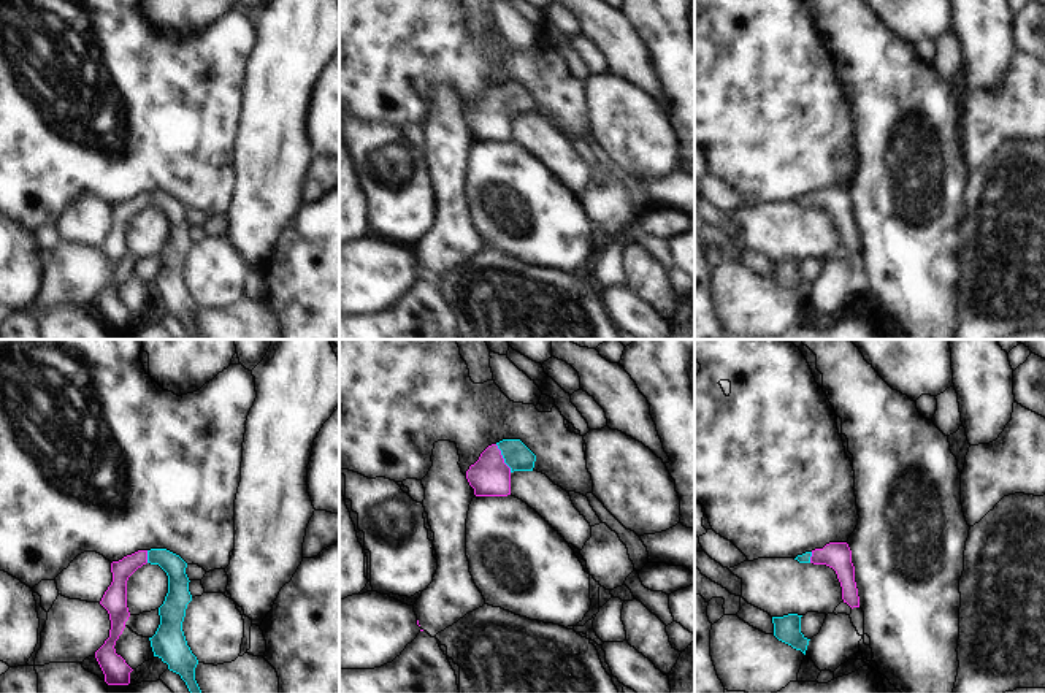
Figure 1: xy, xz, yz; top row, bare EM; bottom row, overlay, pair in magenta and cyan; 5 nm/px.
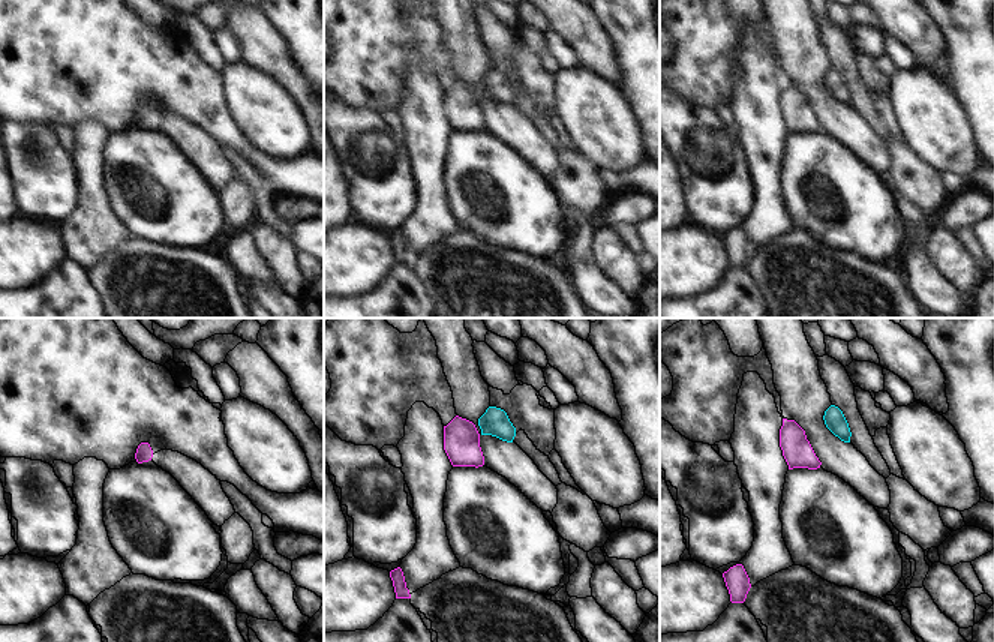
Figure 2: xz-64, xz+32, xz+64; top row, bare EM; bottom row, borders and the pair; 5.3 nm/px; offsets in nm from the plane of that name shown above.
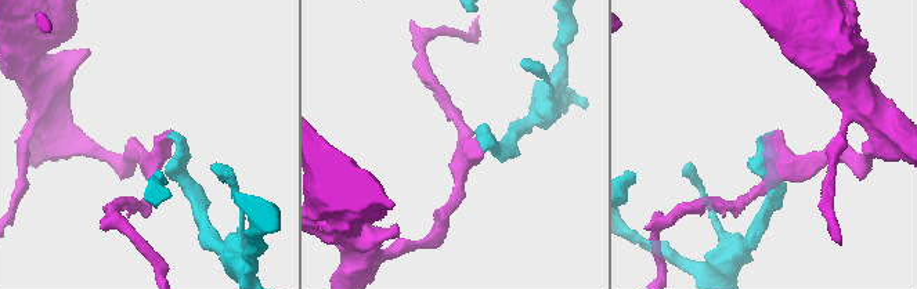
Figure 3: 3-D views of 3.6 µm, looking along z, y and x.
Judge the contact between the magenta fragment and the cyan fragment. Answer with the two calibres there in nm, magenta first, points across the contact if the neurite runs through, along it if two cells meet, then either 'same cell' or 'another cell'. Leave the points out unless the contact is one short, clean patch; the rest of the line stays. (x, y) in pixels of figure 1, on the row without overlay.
200/140 nm | across xz (489, 121), (503, 103), (516, 99) | same cell

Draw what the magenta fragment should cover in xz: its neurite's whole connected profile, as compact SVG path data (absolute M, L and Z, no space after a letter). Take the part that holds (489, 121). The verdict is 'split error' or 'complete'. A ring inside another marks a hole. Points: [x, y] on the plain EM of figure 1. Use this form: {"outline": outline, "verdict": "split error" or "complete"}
{"outline": "M503 84L488 90L466 116L476 141L511 140L511 119L533 116L536 100L520 84Z", "verdict": "split error"}

